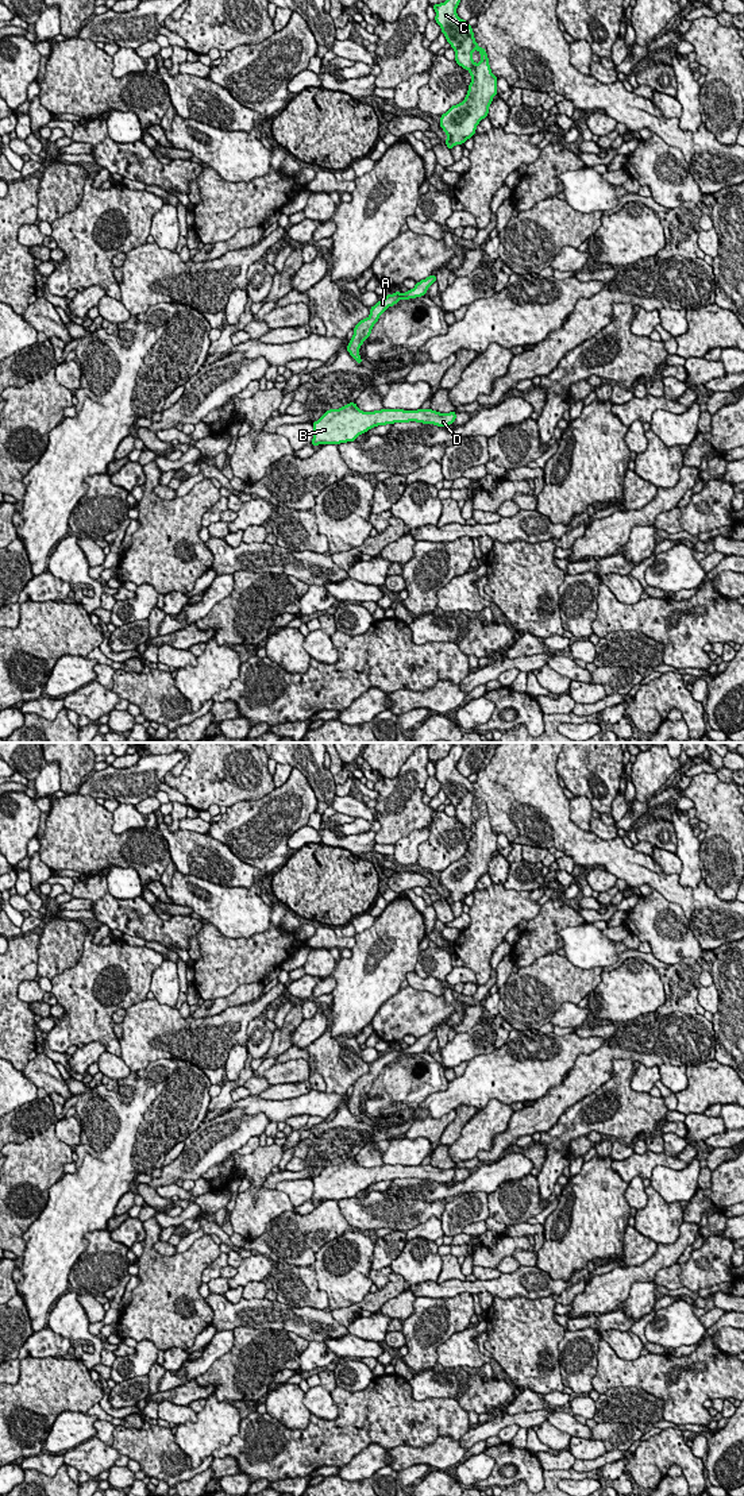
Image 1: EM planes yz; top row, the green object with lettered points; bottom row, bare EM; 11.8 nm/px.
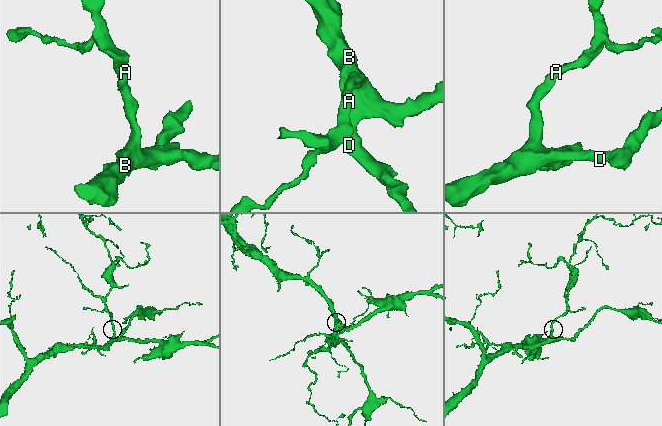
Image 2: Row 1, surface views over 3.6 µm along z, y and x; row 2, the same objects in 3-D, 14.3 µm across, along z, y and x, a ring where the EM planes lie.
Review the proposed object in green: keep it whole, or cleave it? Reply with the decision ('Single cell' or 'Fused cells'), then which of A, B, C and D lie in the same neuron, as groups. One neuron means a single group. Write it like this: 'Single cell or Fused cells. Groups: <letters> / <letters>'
Single cell. Groups: A B C D

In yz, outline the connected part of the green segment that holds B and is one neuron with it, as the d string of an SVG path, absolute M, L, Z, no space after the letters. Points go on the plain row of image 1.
M350 1158L340 1165L324 1168L317 1177L312 1179L313 1195L311 1200L319 1202L354 1198L359 1191L378 1181L416 1177L446 1183L452 1180L455 1175L455 1167L440 1169L431 1164L417 1167L383 1164L381 1167L363 1168L355 1158Z

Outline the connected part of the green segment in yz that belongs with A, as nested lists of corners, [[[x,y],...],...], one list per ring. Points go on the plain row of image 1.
[[[429,1032],[425,1036],[421,1036],[420,1038],[416,1038],[415,1044],[405,1048],[394,1048],[392,1052],[386,1050],[383,1056],[378,1057],[374,1063],[370,1064],[370,1072],[361,1076],[354,1083],[354,1091],[346,1103],[346,1106],[350,1108],[350,1111],[362,1121],[362,1115],[359,1111],[359,1103],[363,1100],[363,1098],[370,1092],[371,1086],[374,1080],[378,1077],[379,1072],[389,1064],[397,1060],[400,1056],[405,1054],[416,1054],[425,1052],[428,1044],[436,1038],[436,1032]]]

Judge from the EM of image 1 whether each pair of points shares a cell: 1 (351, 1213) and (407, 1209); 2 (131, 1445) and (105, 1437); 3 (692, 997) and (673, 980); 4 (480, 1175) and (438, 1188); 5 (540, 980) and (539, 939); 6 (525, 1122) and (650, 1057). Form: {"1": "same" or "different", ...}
{"1": "same", "2": "different", "3": "same", "4": "same", "5": "different", "6": "same"}

